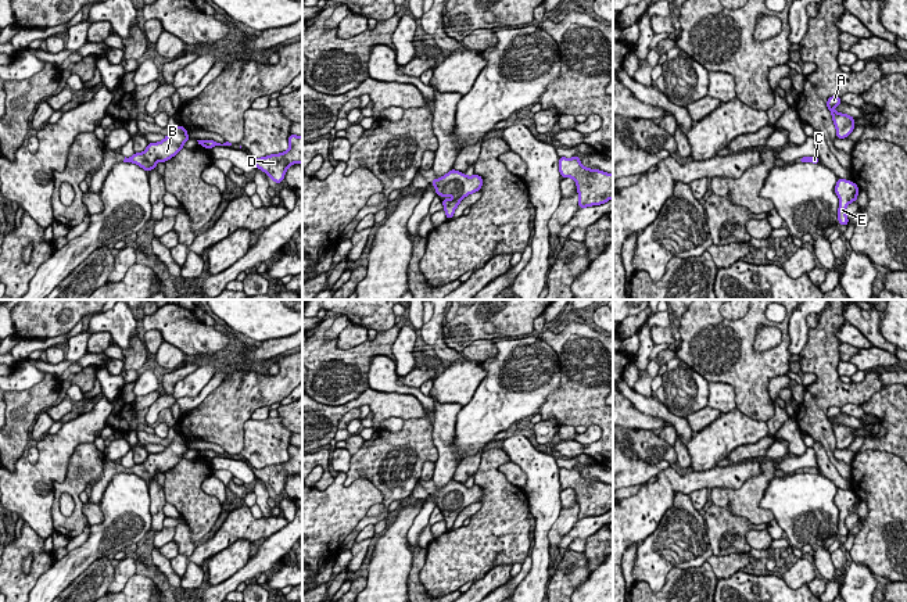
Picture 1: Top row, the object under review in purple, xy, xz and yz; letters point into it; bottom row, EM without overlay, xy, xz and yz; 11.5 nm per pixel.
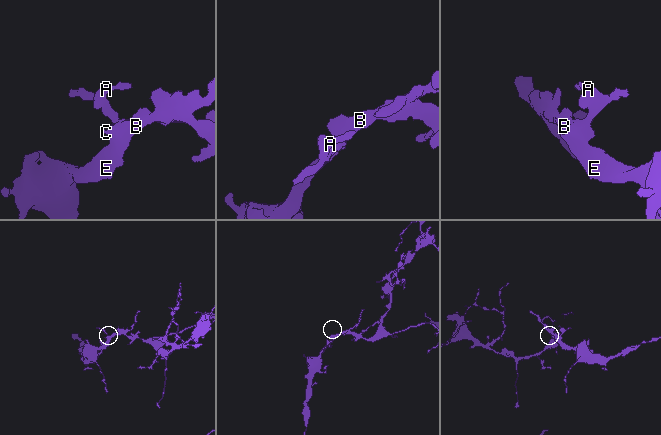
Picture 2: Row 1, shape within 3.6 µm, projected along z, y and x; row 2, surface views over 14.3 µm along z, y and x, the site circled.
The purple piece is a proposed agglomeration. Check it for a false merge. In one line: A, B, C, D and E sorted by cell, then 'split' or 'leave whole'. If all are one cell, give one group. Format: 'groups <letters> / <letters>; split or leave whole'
groups A B C D E; leave whole

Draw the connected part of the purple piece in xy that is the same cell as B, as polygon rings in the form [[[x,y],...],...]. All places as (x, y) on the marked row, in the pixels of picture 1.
[[[175,126],[162,141],[148,143],[143,153],[136,153],[129,158],[125,157],[123,162],[133,162],[141,166],[146,172],[150,172],[157,168],[158,161],[166,162],[176,155],[189,139],[187,130],[183,126]]]

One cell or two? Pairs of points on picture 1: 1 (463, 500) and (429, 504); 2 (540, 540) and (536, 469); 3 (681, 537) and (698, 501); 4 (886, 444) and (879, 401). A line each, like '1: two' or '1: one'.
1: two
2: one
3: two
4: one

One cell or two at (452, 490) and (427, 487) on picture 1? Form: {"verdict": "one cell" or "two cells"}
{"verdict": "one cell"}

